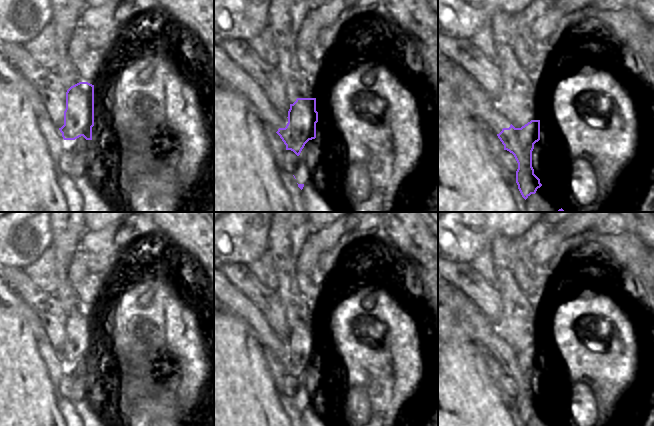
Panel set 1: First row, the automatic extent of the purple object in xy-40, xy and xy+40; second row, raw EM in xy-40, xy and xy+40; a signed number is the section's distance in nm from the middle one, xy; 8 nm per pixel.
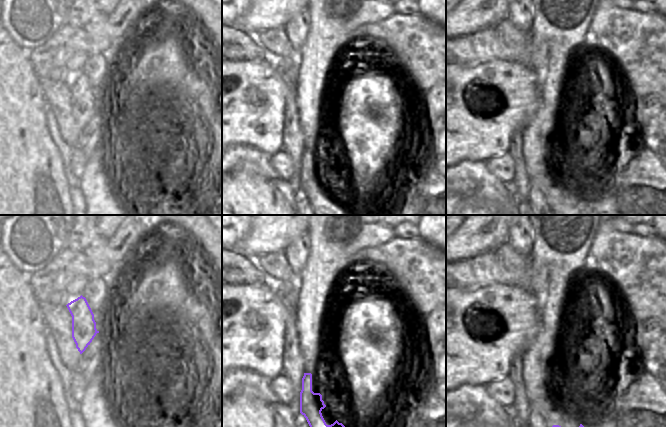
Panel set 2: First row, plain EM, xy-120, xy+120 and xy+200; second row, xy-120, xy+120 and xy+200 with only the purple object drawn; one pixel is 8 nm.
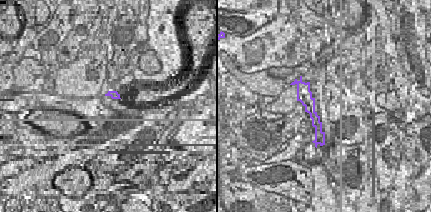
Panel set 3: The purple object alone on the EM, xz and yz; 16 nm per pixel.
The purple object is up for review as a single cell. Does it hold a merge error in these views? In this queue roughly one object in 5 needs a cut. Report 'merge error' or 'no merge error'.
merge error

